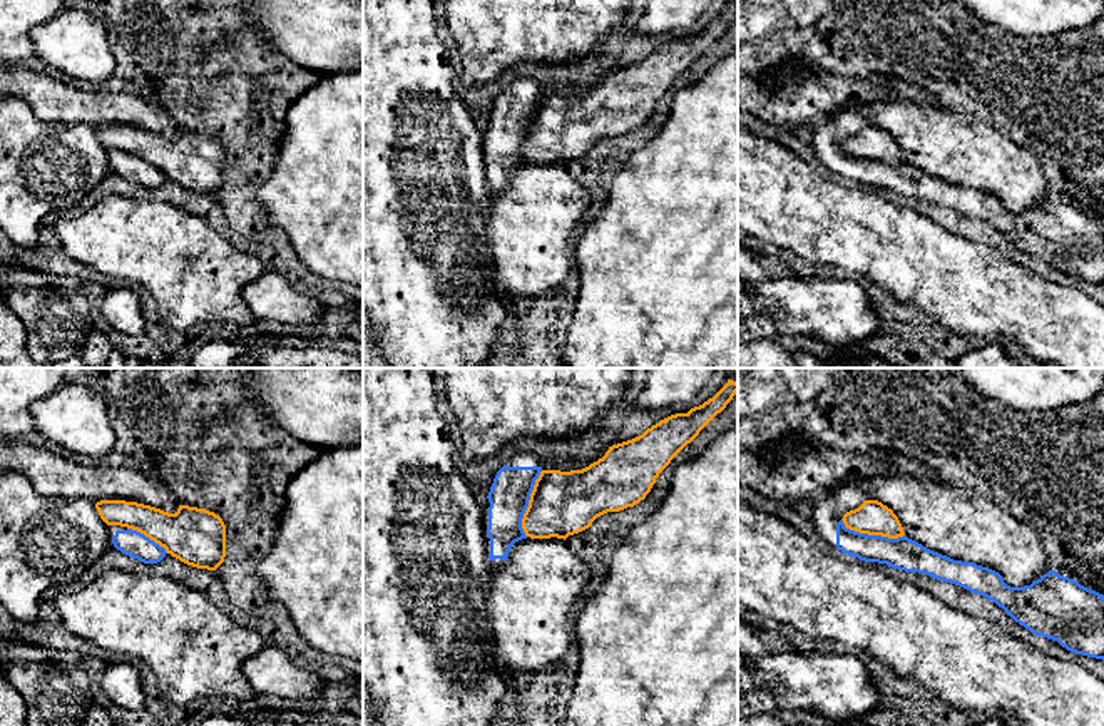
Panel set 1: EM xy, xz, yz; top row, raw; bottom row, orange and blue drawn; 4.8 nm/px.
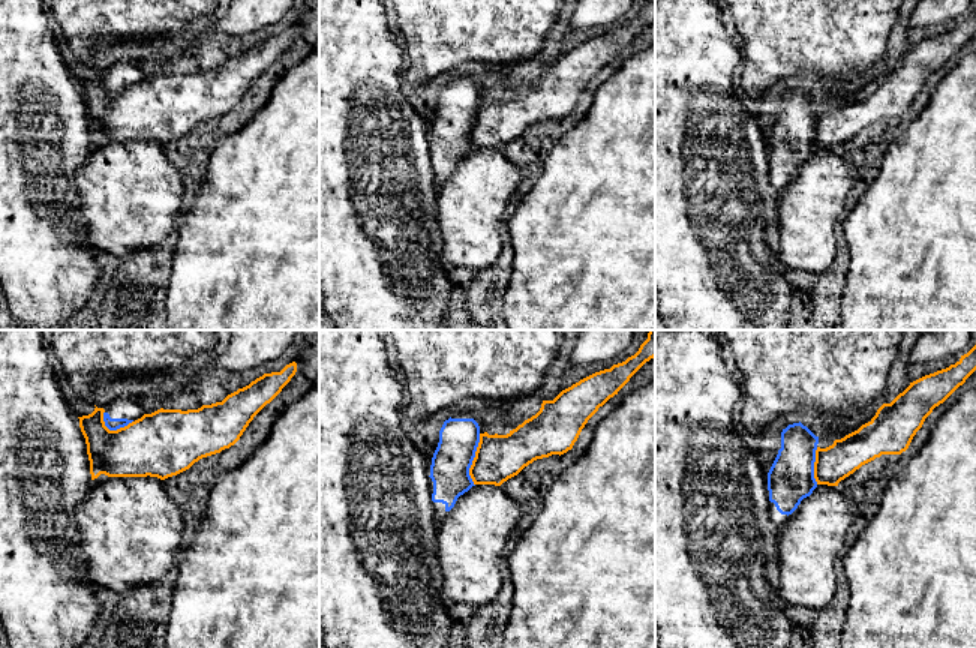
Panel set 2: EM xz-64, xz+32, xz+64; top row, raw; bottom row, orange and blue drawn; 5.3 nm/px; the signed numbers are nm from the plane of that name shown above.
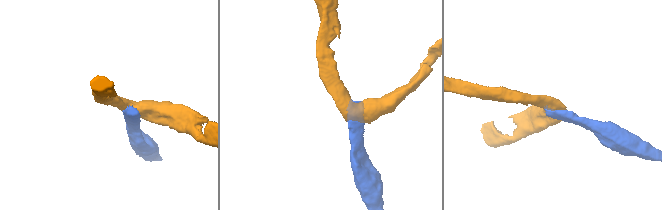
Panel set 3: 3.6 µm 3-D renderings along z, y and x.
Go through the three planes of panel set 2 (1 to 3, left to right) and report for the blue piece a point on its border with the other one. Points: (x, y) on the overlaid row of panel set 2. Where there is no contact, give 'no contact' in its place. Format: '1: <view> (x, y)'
1: xz-64 (113, 431)
2: xz+32 (474, 459)
3: xz+64 (814, 465)

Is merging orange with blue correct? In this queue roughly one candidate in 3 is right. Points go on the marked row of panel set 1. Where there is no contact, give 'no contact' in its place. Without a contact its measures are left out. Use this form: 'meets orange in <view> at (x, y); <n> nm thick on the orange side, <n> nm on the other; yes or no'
meets orange in xz at (529, 504); 300 nm thick on the orange side, 200 nm on the other; no

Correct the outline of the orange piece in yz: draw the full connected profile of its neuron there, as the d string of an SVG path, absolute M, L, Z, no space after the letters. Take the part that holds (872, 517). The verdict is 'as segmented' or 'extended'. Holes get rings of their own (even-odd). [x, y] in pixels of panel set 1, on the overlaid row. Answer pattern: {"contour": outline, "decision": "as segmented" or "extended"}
{"contour": "M865 500L858 509L846 512L841 520L846 529L860 534L882 535L888 539L905 535L893 510L878 500Z", "decision": "as segmented"}

